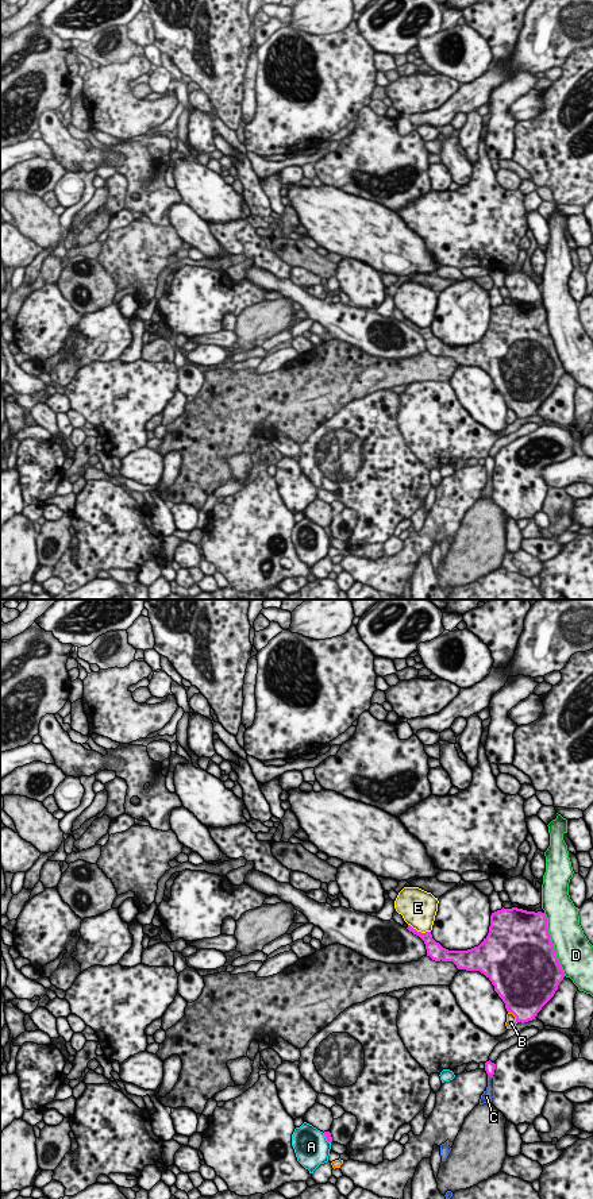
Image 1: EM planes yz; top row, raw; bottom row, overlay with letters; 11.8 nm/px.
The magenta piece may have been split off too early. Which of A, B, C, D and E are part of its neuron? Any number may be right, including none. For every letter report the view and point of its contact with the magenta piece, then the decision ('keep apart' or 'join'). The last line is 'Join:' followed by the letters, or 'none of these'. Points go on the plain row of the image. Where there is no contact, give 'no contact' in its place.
A: meets magenta in yz at (326, 532); keep apart
B: meets magenta in yz at (515, 411); keep apart
C: meets magenta in yz at (491, 470); join
D: meets magenta in yz at (553, 339); keep apart
E: meets magenta in yz at (419, 327); keep apart
Join: C

